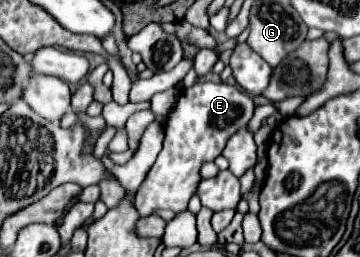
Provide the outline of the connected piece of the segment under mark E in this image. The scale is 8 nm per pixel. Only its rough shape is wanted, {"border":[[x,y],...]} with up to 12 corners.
{"border":[[196,82],[168,116],[136,194],[140,216],[186,210],[198,166],[250,122],[254,100]]}

